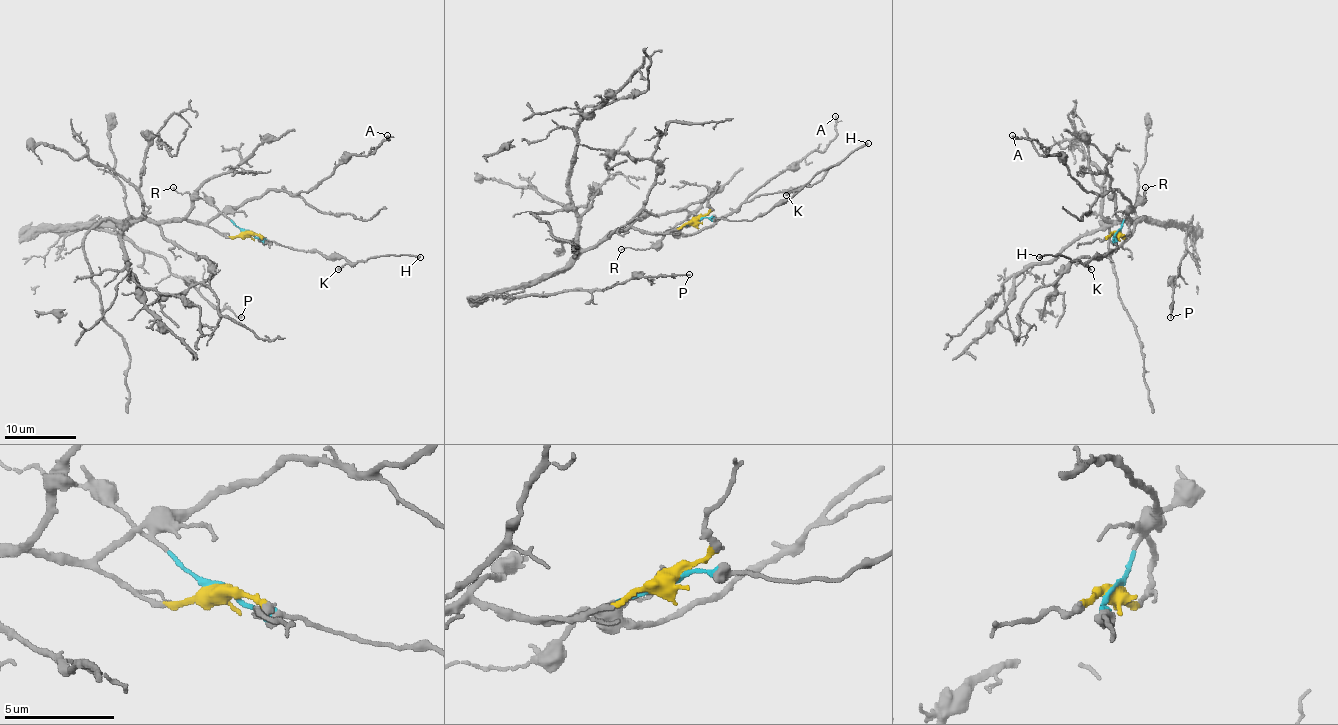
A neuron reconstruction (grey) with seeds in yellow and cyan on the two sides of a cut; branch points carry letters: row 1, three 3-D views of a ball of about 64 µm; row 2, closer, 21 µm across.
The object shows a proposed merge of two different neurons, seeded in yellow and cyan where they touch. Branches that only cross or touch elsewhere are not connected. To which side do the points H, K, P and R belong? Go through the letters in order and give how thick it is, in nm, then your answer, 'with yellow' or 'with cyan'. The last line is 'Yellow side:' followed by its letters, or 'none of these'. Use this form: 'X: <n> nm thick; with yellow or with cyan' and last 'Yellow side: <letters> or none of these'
H: 200 nm thick; with cyan
K: 200 nm thick; with cyan
P: 190 nm thick; with yellow
R: 100 nm thick; with cyan
Yellow side: P

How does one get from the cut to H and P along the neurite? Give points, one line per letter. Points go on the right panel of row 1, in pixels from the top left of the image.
H: (1118, 231), (1113, 238), (1117, 249), (1104, 256), (1093, 256), (1086, 262), (1073, 262), (1061, 255), (1039, 256)
P: (1118, 231), (1124, 237), (1129, 231), (1124, 220), (1178, 222), (1190, 229), (1185, 255), (1174, 278), (1171, 318)

